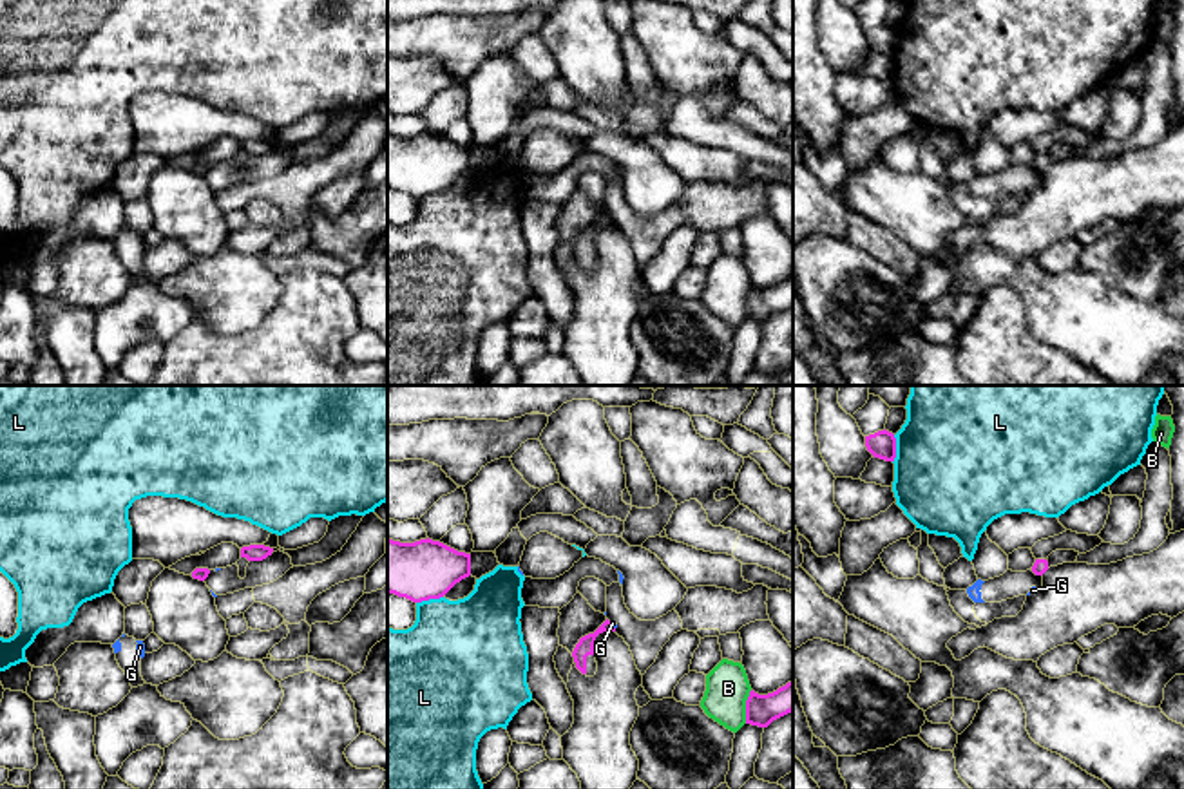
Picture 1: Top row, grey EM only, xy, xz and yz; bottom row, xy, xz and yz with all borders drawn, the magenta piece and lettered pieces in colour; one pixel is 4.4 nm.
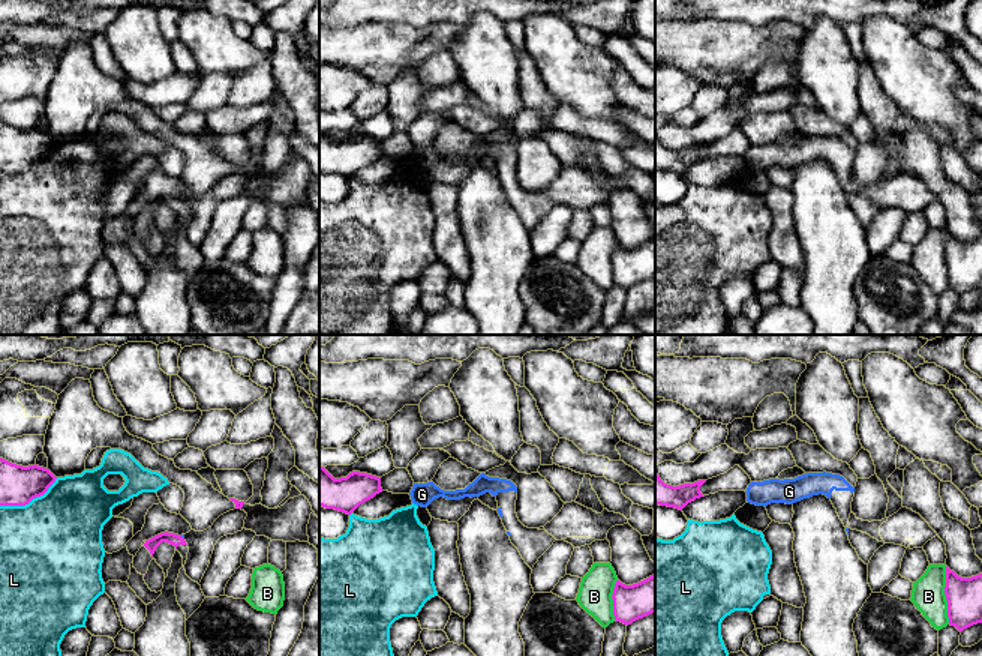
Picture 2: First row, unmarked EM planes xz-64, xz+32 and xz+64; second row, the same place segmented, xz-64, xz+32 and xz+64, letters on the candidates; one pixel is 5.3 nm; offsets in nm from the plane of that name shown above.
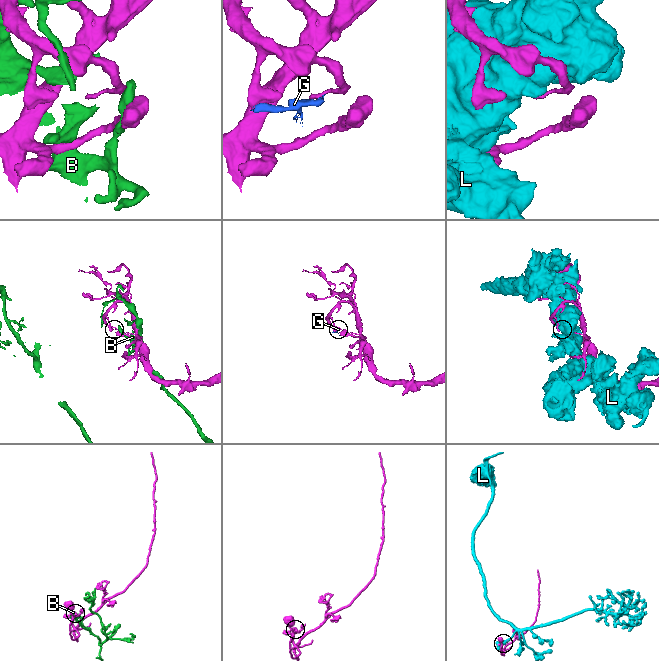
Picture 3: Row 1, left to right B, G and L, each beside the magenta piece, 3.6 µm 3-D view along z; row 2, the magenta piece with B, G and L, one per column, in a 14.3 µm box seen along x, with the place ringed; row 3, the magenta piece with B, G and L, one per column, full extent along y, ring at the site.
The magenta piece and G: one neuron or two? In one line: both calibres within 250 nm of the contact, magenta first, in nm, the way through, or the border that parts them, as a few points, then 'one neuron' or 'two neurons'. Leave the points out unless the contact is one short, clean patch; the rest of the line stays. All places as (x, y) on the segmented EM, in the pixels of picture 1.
80 nm thick on the magenta side, 20 nm on the other; border along xz (611, 623), (614, 628); two neurons

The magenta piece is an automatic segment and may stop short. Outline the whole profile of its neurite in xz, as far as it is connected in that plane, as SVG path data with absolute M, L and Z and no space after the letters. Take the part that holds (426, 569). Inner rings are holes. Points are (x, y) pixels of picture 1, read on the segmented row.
M387 539L387 594L413 603L444 597L471 575L471 554L440 541L400 543Z

